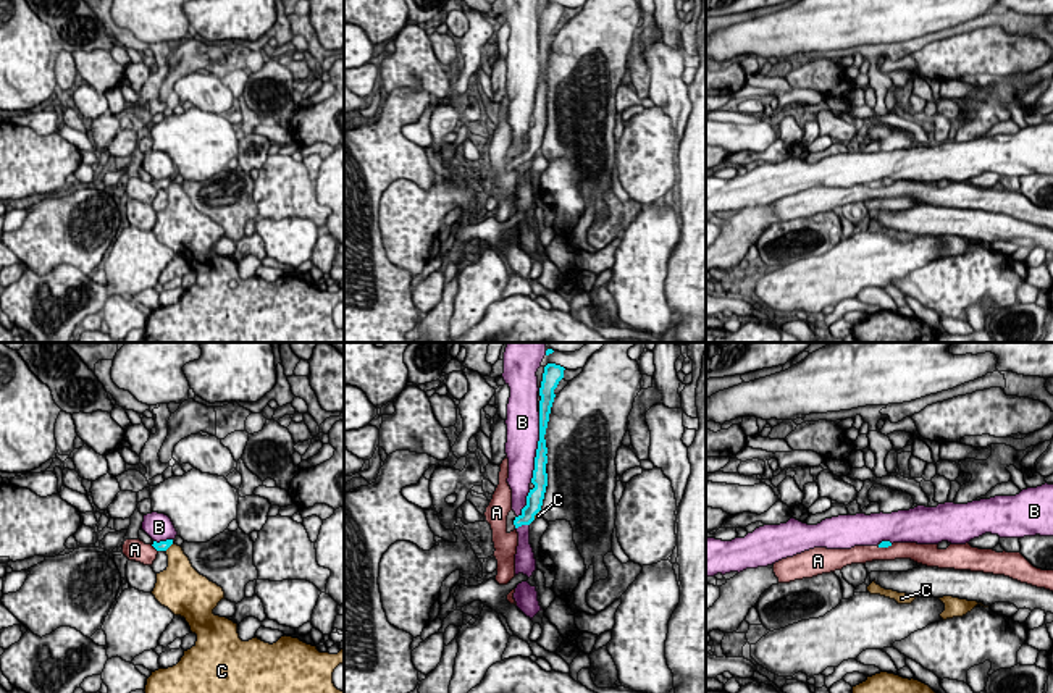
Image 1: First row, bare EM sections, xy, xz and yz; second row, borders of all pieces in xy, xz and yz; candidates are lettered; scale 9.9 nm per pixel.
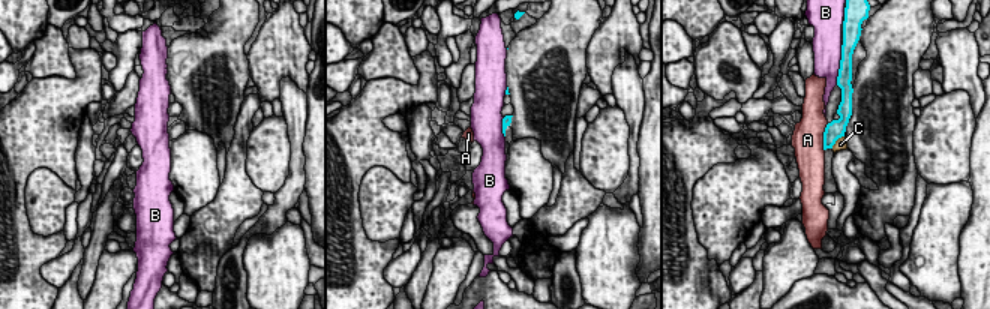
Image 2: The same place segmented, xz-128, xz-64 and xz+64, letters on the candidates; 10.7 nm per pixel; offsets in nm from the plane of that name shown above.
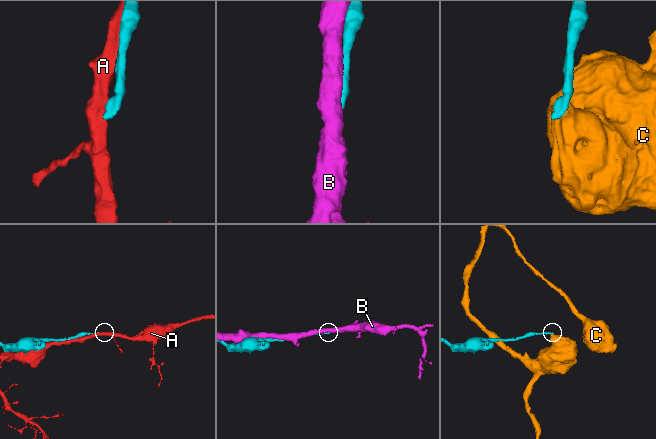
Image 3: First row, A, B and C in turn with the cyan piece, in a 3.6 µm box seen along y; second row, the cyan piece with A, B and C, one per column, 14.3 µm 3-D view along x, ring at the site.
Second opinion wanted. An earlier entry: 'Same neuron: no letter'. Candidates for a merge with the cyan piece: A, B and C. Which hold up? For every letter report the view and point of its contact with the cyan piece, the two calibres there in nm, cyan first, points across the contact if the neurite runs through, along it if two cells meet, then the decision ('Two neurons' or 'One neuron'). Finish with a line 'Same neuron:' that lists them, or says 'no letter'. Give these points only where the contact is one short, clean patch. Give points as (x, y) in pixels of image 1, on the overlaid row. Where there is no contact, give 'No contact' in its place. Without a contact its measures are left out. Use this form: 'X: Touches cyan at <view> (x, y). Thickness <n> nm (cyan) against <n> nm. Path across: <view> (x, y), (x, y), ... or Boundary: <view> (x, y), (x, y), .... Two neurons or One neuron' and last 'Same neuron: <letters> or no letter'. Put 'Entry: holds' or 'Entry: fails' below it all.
A: Touches cyan at xy (154, 546). Thickness 100 nm (cyan) against 220 nm. Two neurons
B: Touches cyan at xz (538, 448). Thickness 130 nm (cyan) against 320 nm. Two neurons
C: Touches cyan at xy (168, 546). Thickness 100 nm (cyan) against 240 nm. Two neurons
Same neuron: no letter
Entry: holds

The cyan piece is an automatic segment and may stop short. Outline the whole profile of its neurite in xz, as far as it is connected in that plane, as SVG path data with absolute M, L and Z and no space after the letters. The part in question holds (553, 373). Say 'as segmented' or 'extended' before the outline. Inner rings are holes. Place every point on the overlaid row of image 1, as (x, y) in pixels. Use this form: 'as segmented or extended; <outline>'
extended; M547 363L544 367L543 381L539 388L539 441L535 457L535 470L531 483L535 485L526 496L526 506L522 509L522 514L517 517L514 510L507 515L507 533L514 531L522 525L530 525L535 520L535 515L541 510L546 486L547 486L547 447L546 447L546 428L549 422L551 407L554 402L554 389L557 388L559 381L564 378L564 367L556 363Z

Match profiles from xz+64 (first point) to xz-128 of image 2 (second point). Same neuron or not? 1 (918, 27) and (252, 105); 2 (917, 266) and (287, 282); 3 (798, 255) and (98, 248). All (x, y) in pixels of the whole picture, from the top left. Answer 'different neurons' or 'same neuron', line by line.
1: different neurons
2: same neuron
3: different neurons

